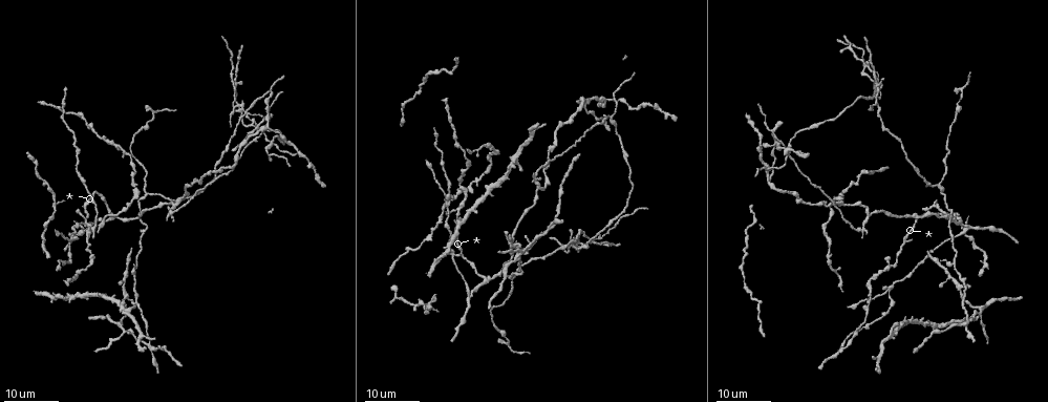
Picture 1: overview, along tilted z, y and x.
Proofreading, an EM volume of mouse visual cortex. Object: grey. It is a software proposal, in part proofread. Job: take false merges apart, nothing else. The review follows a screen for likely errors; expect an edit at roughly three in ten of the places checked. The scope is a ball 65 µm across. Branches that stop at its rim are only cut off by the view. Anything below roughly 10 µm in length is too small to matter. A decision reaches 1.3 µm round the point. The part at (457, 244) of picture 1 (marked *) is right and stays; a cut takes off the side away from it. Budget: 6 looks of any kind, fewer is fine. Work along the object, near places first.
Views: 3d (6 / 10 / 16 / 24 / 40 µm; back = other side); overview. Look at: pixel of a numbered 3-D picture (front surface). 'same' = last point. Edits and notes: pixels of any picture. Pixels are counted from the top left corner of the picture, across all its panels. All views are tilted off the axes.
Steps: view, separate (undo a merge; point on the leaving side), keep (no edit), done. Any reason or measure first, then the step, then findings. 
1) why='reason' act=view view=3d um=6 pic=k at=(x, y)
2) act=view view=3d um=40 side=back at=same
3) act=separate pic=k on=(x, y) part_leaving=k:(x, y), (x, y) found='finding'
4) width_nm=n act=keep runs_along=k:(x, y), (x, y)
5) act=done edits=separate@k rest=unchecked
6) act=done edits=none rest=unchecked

why='a fork' act=view view=3d um=16 pic=1 at=(489, 281)

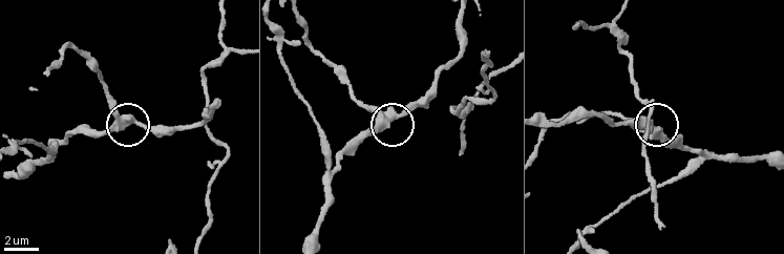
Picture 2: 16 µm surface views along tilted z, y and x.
why='closer look' act=view view=3d um=10 pic=2 at=(128, 119)

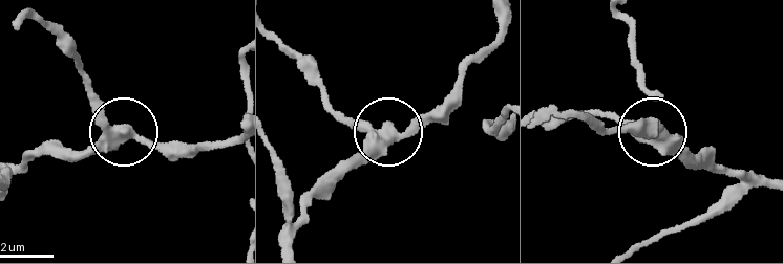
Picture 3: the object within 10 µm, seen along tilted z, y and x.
act=keep runs_along=3:(278, 43), (329, 109), (382, 131), (337, 167) found='all the same neuron'

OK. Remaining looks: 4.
why='three arms meet' act=view view=3d um=24 pic=1 at=(965, 229)

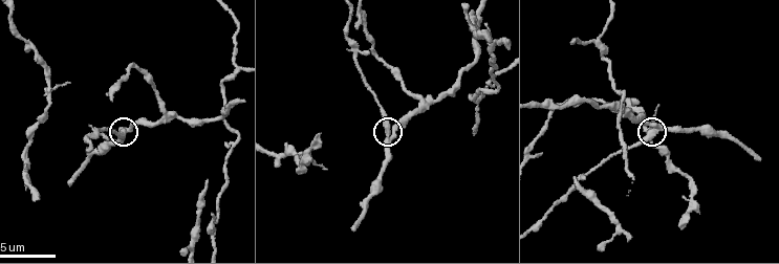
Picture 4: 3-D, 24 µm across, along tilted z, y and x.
act=view view=3d um=10 pic=4 at=(655, 133)

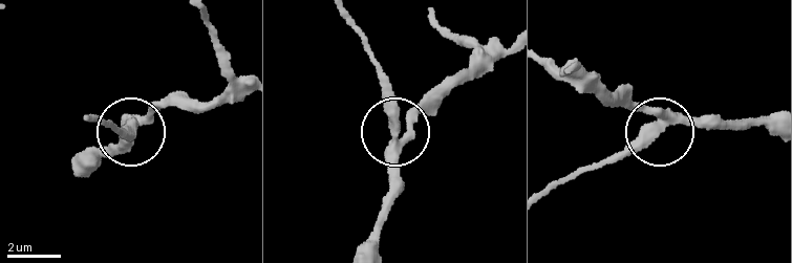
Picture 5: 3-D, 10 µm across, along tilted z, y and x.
arms=3 act=keep runs_along=5:(434, 25), (471, 49), (473, 60), (397, 136), (392, 198) found='all the same neuron'

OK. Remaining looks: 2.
why='four arms meet' act=view view=3d um=16 pic=1 at=(887, 290)

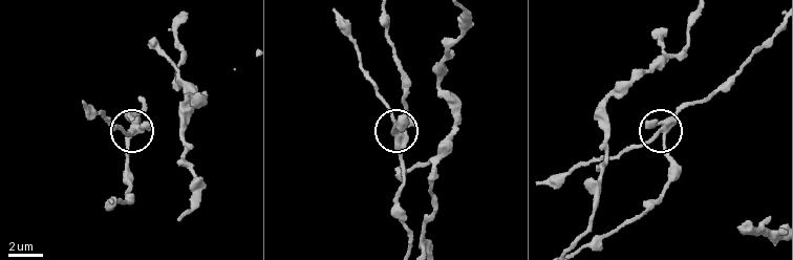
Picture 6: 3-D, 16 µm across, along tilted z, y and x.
why='zoom in' act=view view=3d um=10 pic=6 at=(661, 131)

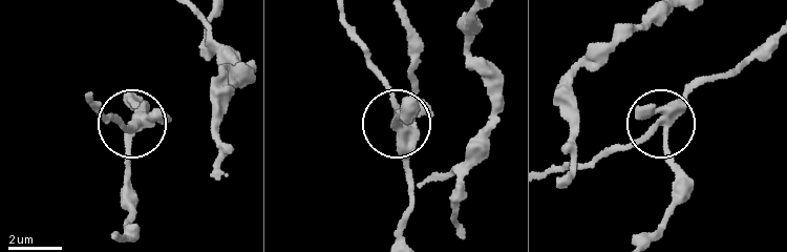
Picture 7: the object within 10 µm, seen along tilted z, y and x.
arms=4 act=keep runs_along=7:(406, 237), (407, 142), (366, 54) found='one neuron here'

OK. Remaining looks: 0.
act=done edits=none rest=unchecked

